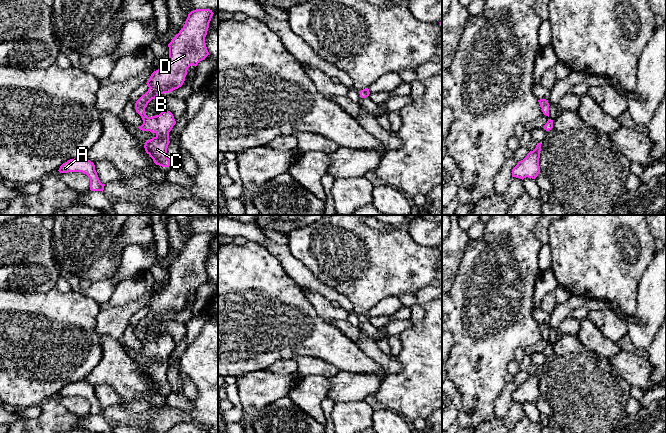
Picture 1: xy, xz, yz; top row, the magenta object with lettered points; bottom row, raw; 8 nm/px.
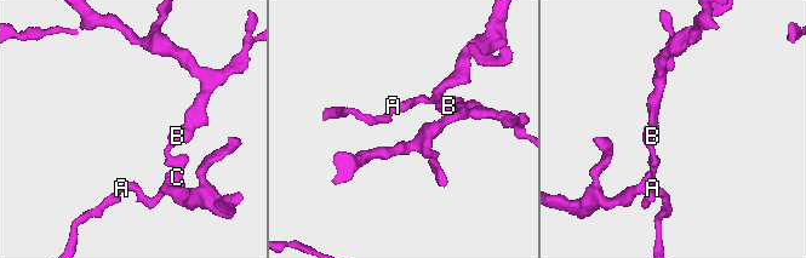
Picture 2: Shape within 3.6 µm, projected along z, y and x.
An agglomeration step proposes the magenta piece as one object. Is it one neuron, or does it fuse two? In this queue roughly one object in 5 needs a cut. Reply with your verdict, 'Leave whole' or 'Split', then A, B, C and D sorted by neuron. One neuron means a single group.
Leave whole. Groups: A B C D

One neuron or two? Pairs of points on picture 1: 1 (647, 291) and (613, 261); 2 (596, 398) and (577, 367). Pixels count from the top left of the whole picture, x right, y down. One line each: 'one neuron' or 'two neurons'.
1: two neurons
2: one neuron

